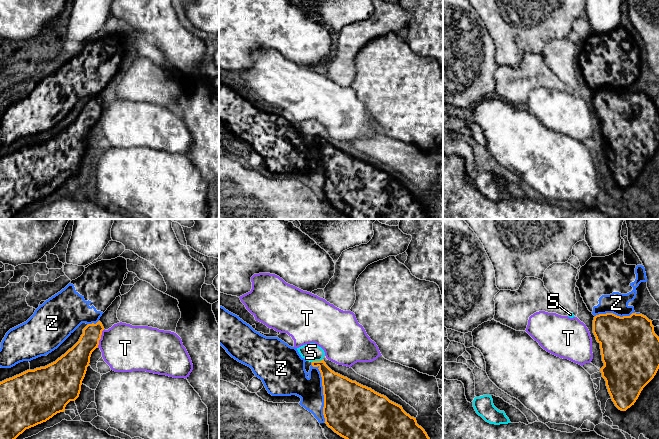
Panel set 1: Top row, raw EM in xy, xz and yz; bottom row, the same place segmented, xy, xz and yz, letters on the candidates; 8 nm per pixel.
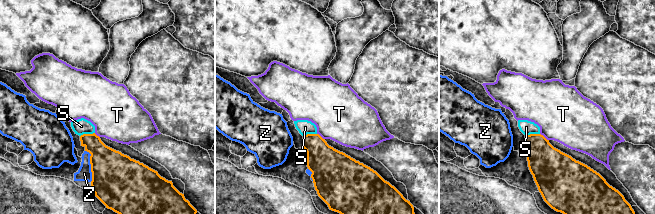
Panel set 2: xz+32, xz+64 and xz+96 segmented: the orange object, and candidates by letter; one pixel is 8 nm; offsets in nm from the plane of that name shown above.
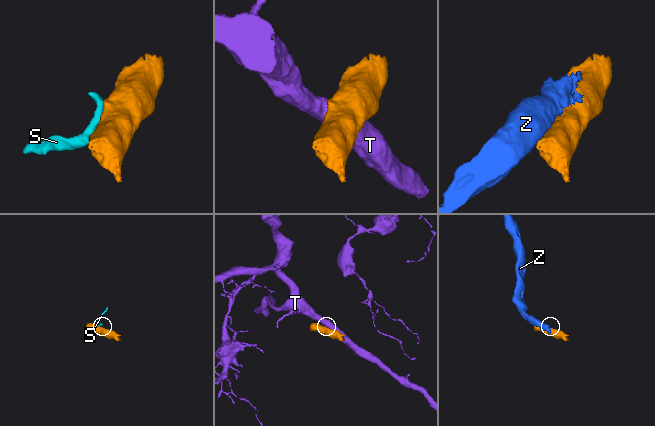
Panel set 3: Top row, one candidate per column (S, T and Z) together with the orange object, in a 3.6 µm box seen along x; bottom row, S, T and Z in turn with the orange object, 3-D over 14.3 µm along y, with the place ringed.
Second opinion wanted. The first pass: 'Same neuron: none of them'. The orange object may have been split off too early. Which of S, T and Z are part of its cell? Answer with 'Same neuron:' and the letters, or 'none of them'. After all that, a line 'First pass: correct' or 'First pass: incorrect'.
Same neuron: none of them
First pass: correct

